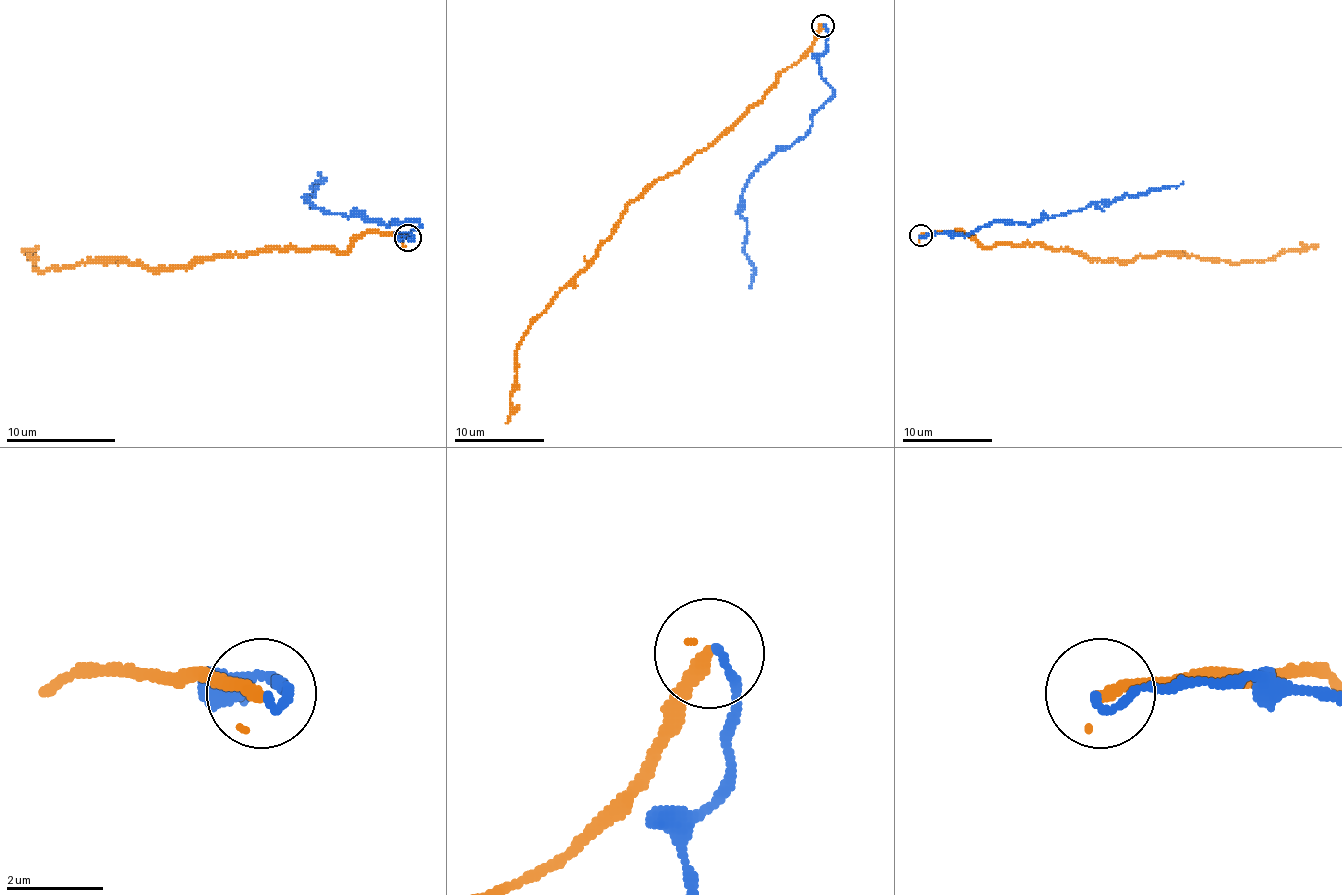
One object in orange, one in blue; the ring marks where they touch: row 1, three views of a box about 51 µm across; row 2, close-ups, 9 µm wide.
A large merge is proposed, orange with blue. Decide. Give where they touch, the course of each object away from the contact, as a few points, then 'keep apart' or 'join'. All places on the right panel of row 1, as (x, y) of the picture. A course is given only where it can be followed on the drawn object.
place (921, 235); course orange (921, 235), (964, 231), (984, 247), (1043, 244), (1126, 262), (1162, 253), (1232, 262), (1273, 260), (1318, 244); course blue (921, 235), (969, 235), (984, 224), (1029, 224), (1041, 217), (1066, 215), (1117, 197), (1149, 193), (1183, 181); keep apart

